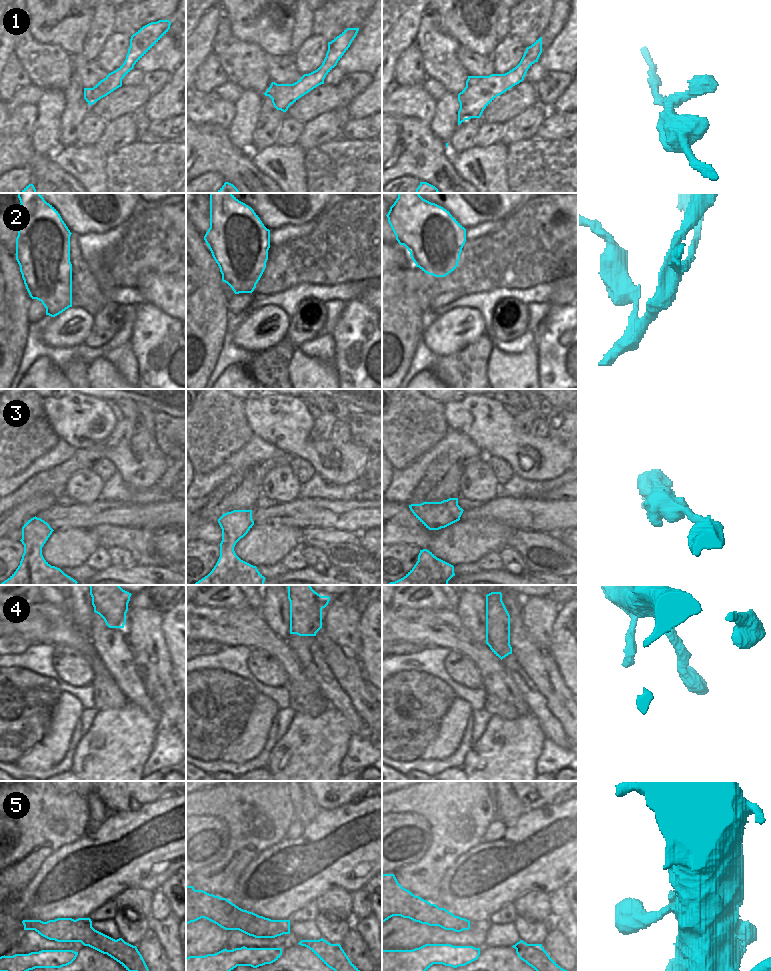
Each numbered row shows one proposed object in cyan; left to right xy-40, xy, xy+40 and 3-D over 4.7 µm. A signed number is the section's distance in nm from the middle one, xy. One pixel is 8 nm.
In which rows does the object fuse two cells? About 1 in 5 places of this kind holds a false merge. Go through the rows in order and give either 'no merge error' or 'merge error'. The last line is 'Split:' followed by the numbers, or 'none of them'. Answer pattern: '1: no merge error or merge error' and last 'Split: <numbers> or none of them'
1: no merge error
2: merge error
3: no merge error
4: no merge error
5: no merge error
Split: 2

